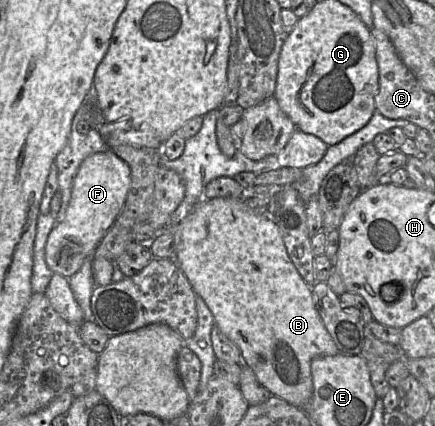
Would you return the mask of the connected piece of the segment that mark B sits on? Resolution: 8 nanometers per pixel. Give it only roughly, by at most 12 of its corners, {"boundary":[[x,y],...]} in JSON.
{"boundary":[[179,212],[174,259],[243,363],[307,410],[339,354],[273,217]]}

